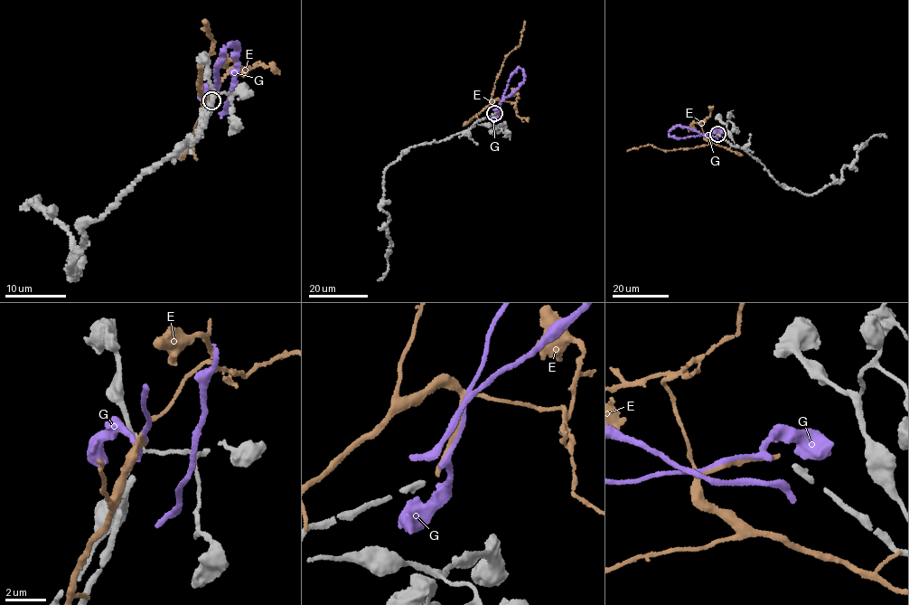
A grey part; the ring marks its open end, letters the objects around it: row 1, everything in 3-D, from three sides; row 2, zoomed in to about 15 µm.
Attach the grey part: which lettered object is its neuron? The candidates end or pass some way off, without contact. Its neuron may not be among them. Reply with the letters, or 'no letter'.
G

